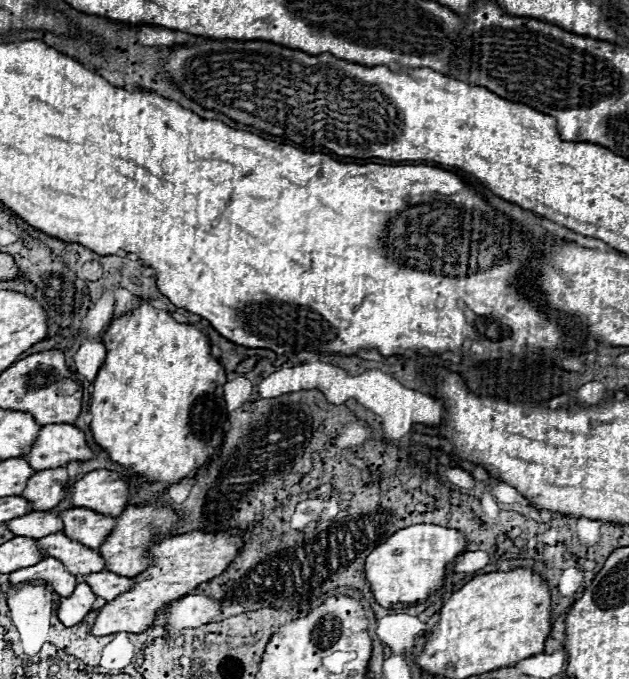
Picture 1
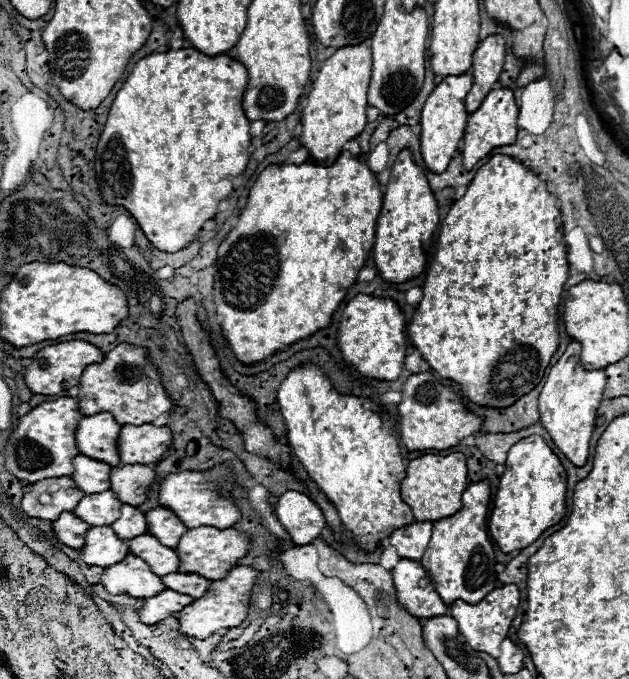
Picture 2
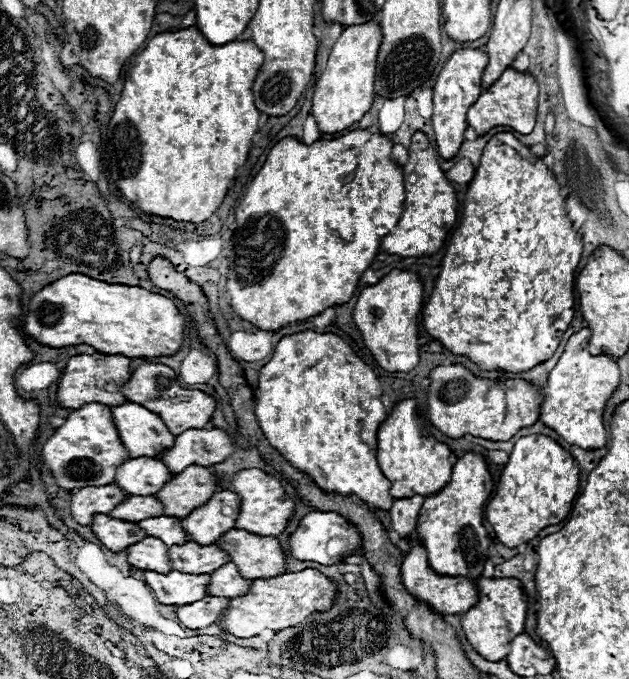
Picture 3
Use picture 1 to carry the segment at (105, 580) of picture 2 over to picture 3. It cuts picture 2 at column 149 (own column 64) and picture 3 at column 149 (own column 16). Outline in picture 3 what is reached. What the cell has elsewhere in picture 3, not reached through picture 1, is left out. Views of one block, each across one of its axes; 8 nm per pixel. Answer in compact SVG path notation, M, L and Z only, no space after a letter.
M144 570L144 580L152 588L154 596L162 604L192 604L204 596L208 596L206 588L210 582L208 574L184 574L172 570L170 574L158 574L152 570Z

